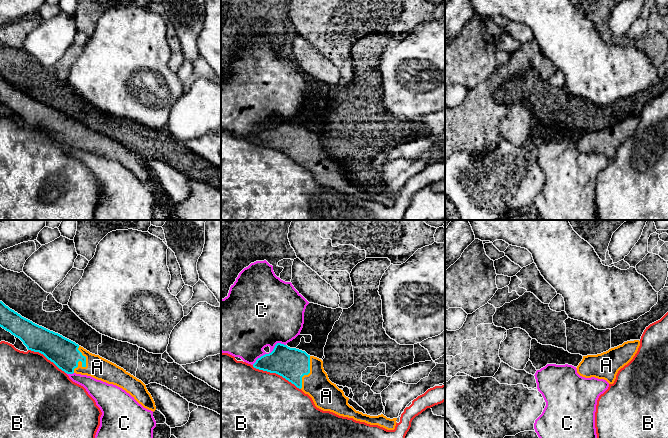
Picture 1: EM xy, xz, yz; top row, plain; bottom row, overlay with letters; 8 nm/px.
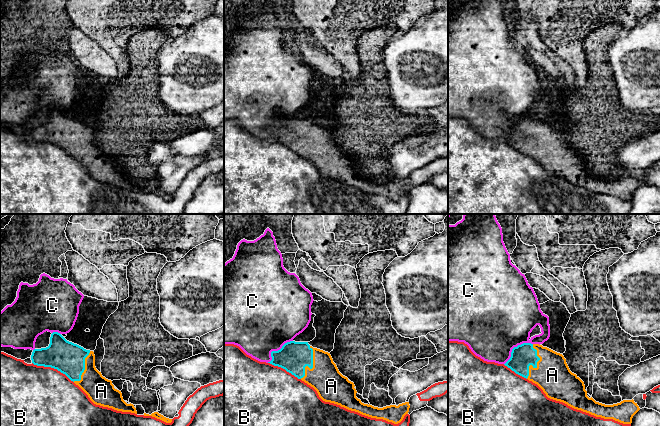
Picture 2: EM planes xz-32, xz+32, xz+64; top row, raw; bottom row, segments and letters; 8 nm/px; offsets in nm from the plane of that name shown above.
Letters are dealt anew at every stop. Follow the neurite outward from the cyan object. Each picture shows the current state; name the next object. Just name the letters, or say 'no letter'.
A

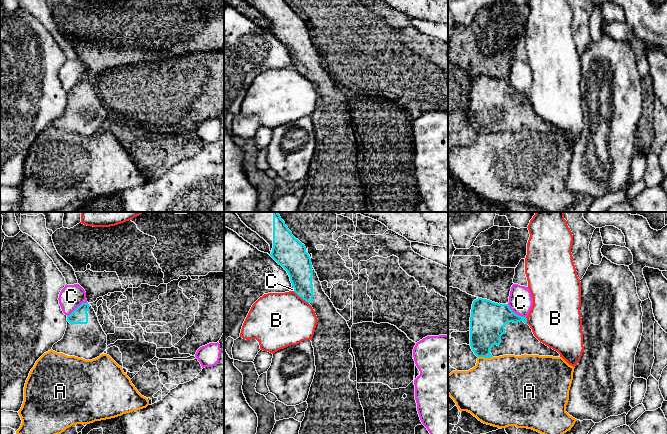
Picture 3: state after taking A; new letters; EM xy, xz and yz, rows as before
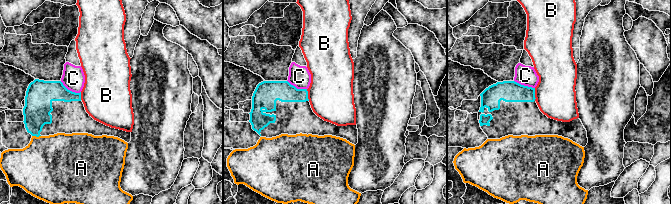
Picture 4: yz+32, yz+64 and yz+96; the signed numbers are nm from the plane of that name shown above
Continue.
no letter

